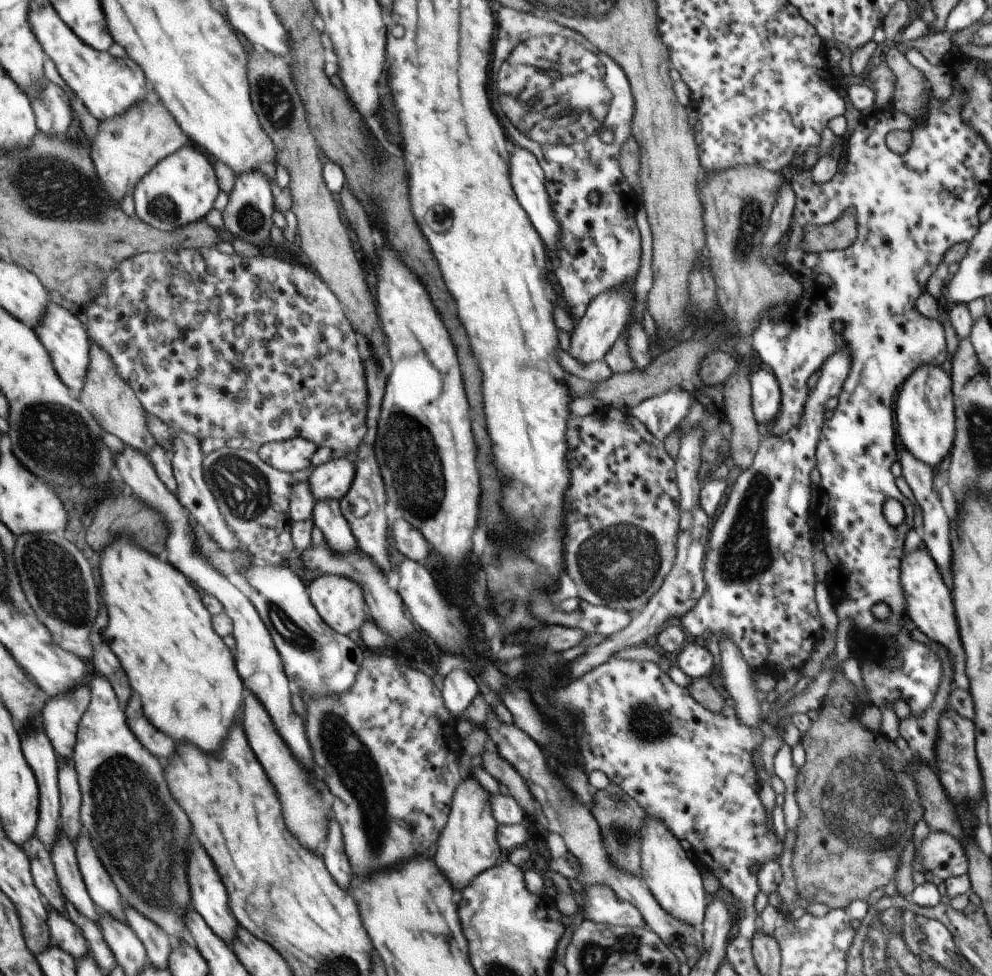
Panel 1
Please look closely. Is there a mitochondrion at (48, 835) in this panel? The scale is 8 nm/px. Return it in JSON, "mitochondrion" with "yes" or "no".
{"mitochondrion":"no"}

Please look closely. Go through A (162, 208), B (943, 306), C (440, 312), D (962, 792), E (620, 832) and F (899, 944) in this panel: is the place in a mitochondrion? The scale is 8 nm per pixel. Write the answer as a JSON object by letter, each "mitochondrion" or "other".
{"A":"mitochondrion","B":"other","C":"other","D":"other","E":"mitochondrion","F":"mitochondrion"}

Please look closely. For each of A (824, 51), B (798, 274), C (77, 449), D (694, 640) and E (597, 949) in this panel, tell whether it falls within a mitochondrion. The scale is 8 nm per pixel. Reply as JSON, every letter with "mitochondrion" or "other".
{"A":"other","B":"other","C":"mitochondrion","D":"other","E":"mitochondrion"}

